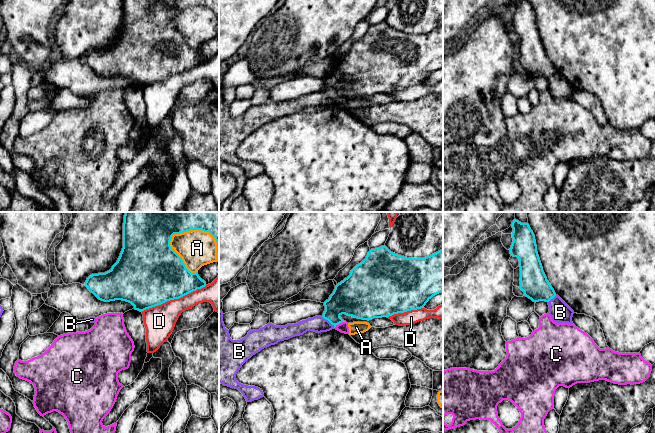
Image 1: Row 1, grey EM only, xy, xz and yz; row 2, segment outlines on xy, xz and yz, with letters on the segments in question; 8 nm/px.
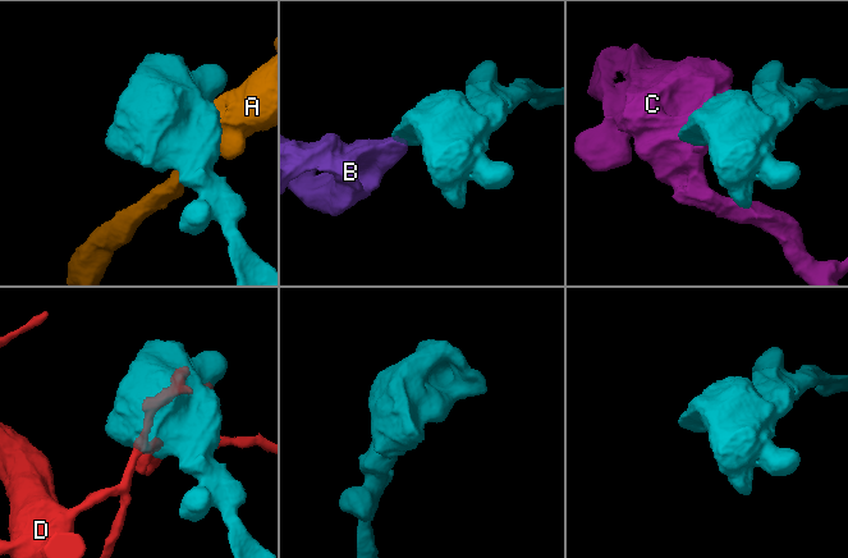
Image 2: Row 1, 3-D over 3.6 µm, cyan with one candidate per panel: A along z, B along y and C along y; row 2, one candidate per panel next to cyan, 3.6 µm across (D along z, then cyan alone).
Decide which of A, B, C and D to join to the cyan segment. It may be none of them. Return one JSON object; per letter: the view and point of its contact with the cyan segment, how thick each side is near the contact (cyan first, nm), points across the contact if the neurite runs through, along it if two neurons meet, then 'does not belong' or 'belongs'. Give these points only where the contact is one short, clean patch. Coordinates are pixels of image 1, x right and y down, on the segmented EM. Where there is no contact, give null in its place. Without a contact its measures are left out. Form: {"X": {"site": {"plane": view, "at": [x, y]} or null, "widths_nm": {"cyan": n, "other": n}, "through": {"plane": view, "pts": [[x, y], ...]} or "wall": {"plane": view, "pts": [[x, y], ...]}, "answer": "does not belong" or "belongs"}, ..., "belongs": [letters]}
{"A": {"site": {"plane": "xy", "at": [204, 231]}, "widths_nm": {"cyan": 360, "other": 300}, "answer": "does not belong"}, "B": {"site": {"plane": "xz", "at": [328, 320]}, "widths_nm": {"cyan": 280, "other": 130}, "wall": {"plane": "xz", "pts": [[321, 316], [334, 327]]}, "answer": "does not belong"}, "C": {"site": {"plane": "xz", "at": [339, 323]}, "widths_nm": {"cyan": 320, "other": 80}, "wall": {"plane": "xz", "pts": [[345, 321], [334, 327]]}, "answer": "does not belong"}, "D": {"site": {"plane": "xy", "at": [173, 299]}, "widths_nm": {"cyan": 480, "other": 240}, "answer": "does not belong"}, "belongs": []}

